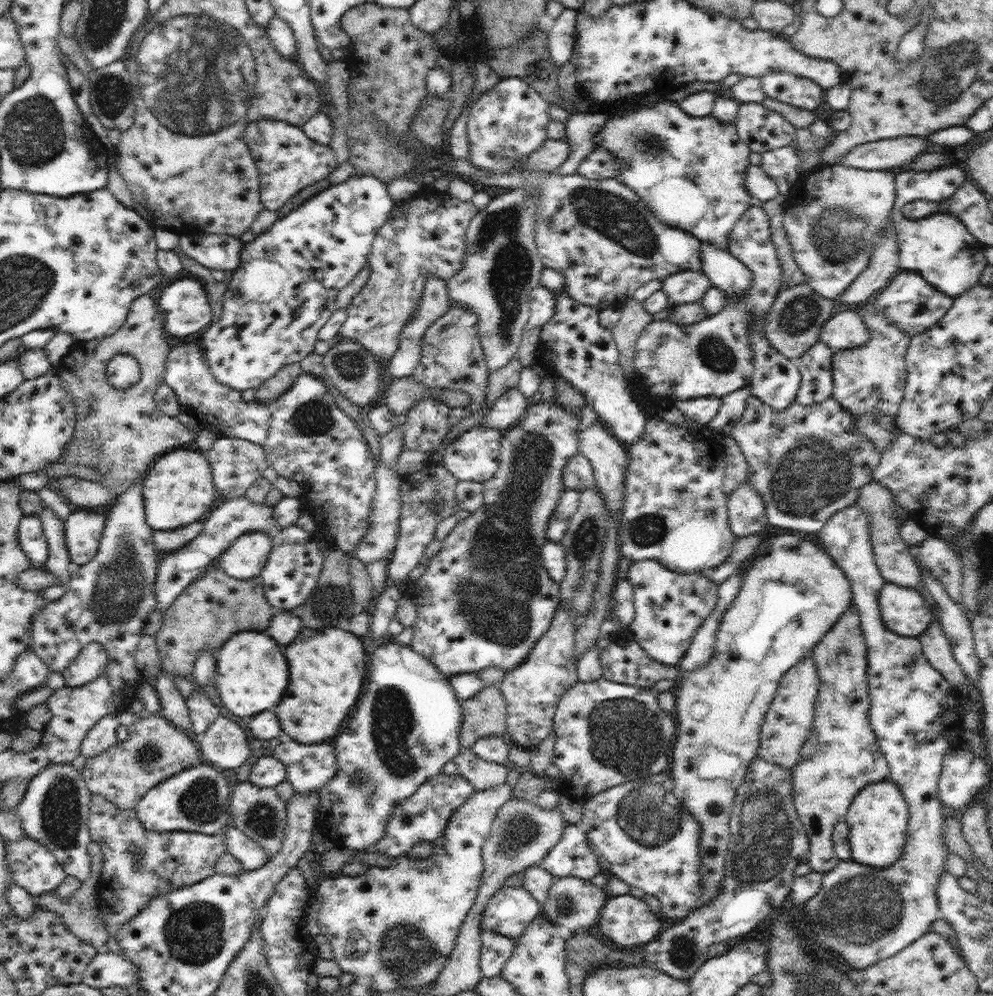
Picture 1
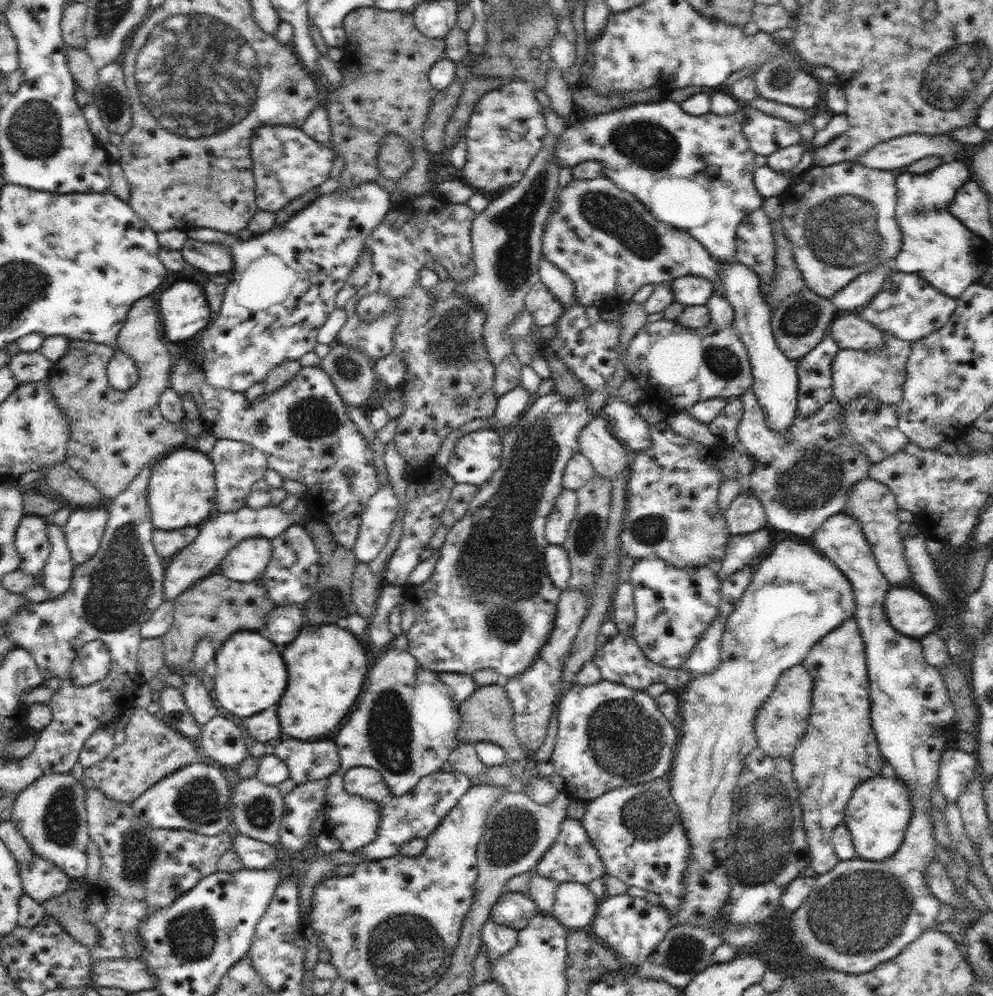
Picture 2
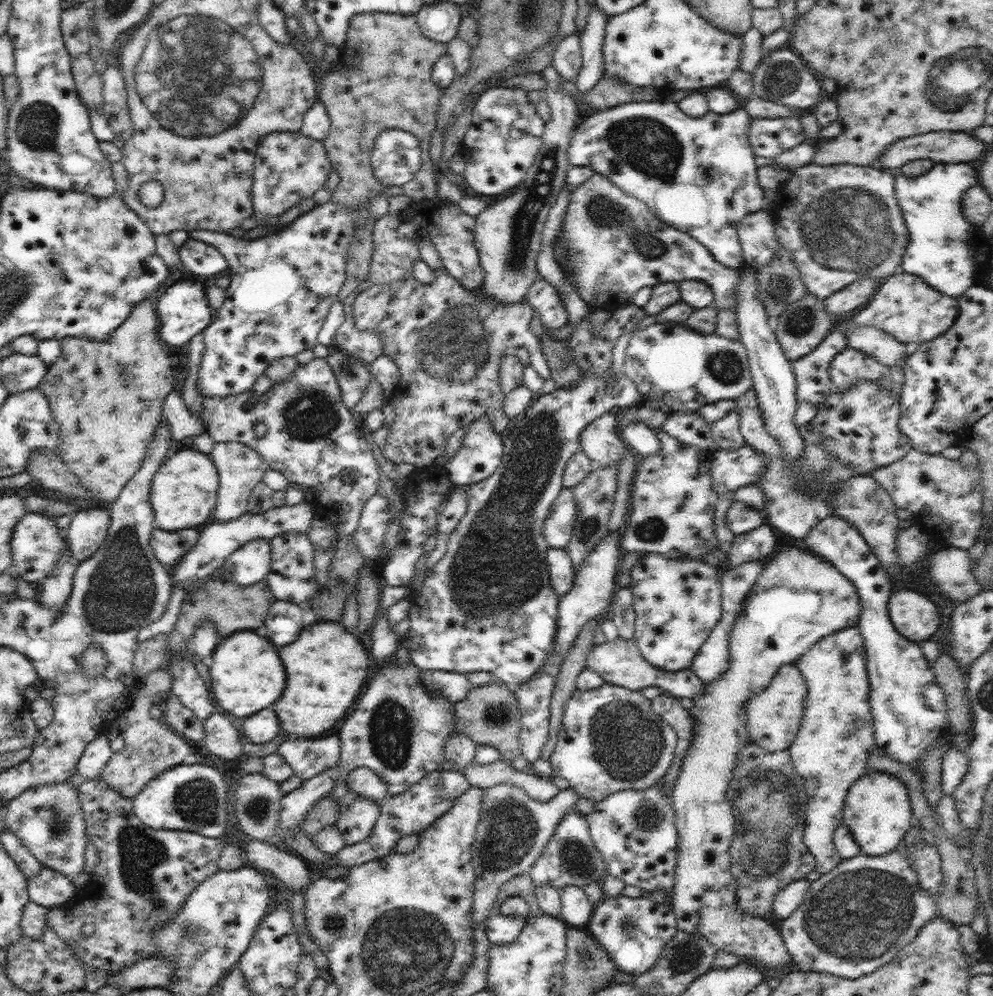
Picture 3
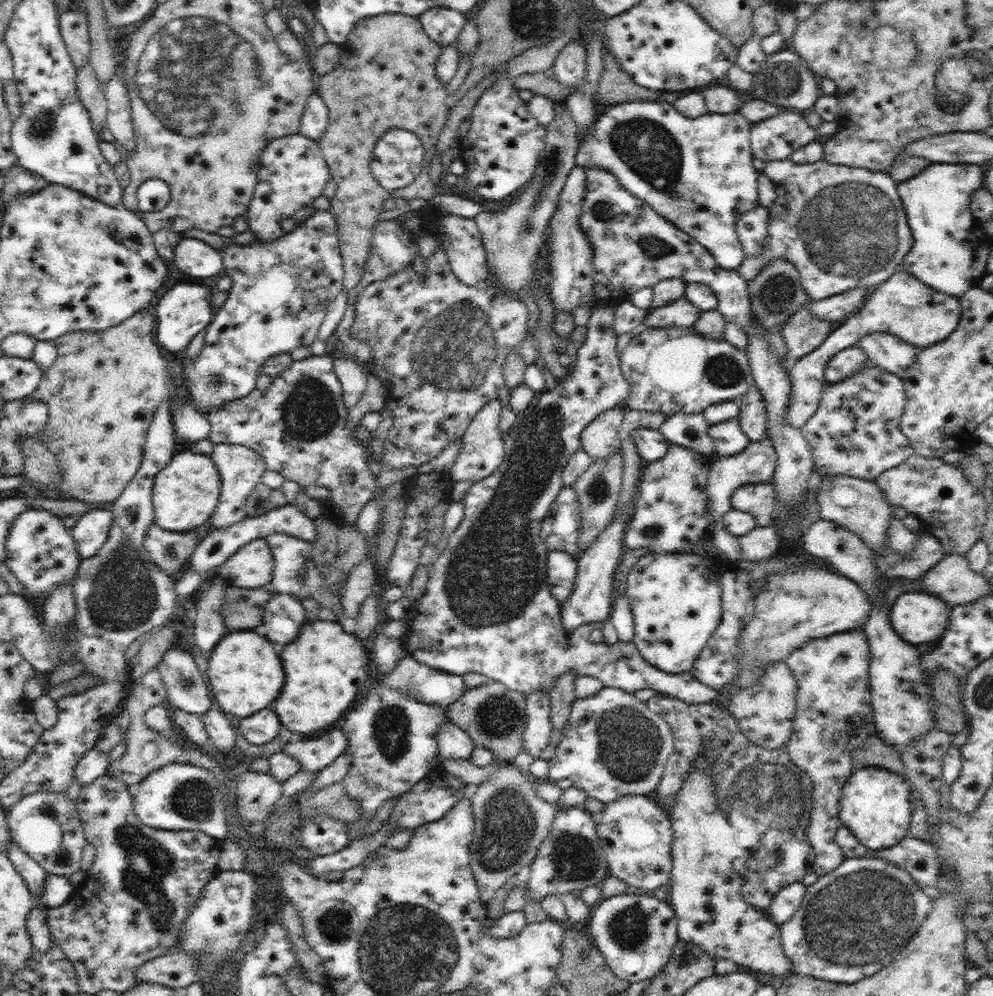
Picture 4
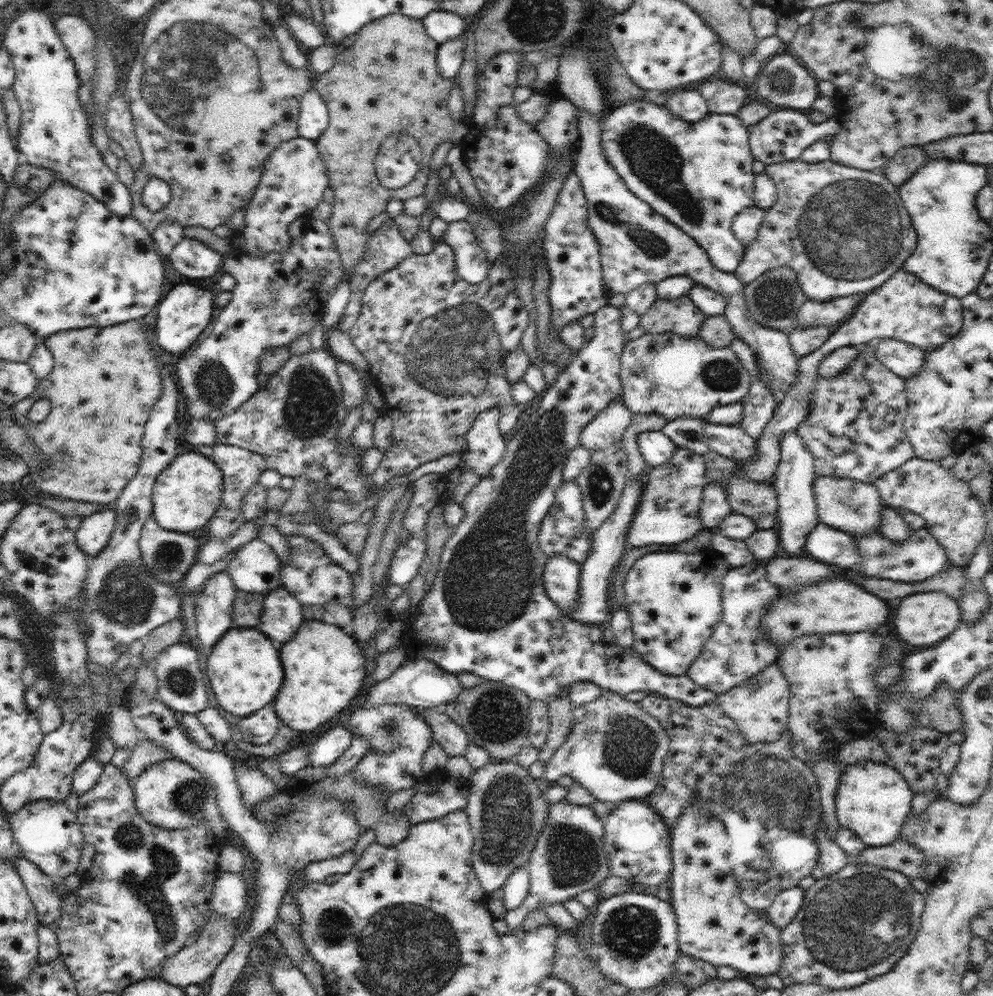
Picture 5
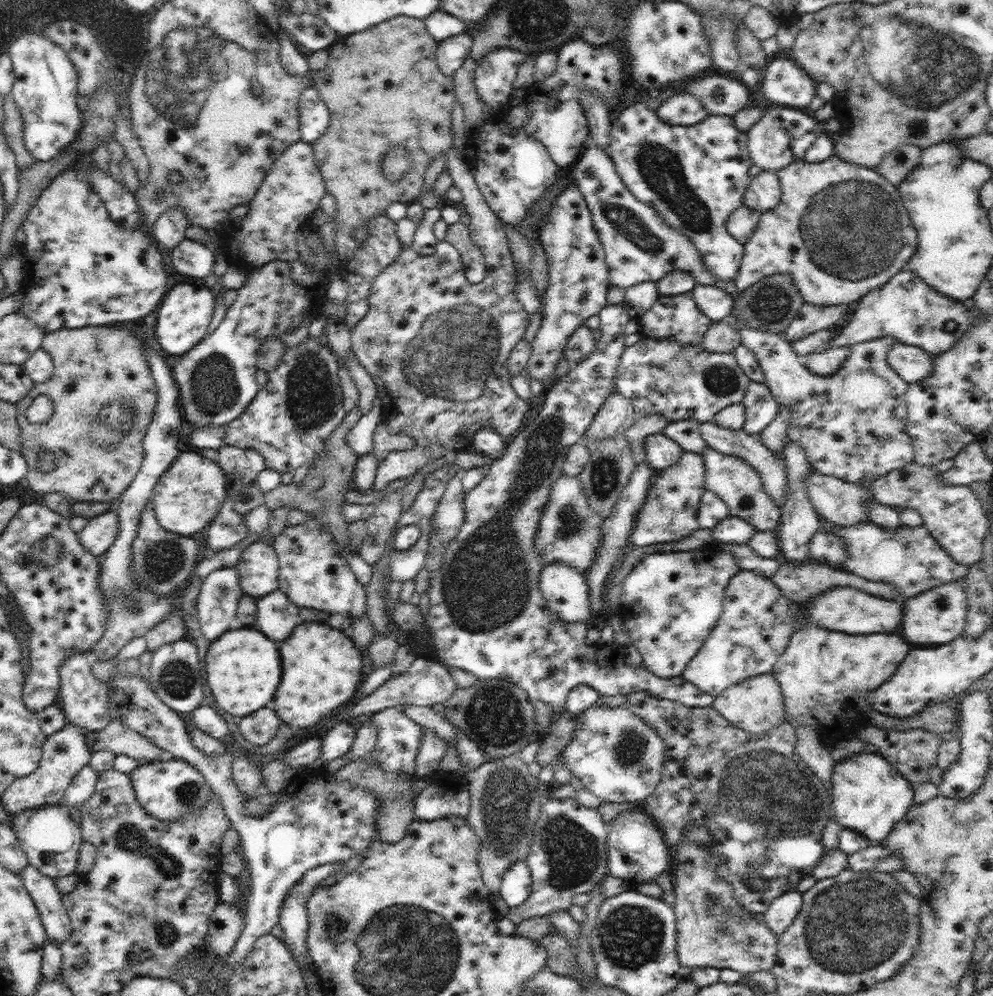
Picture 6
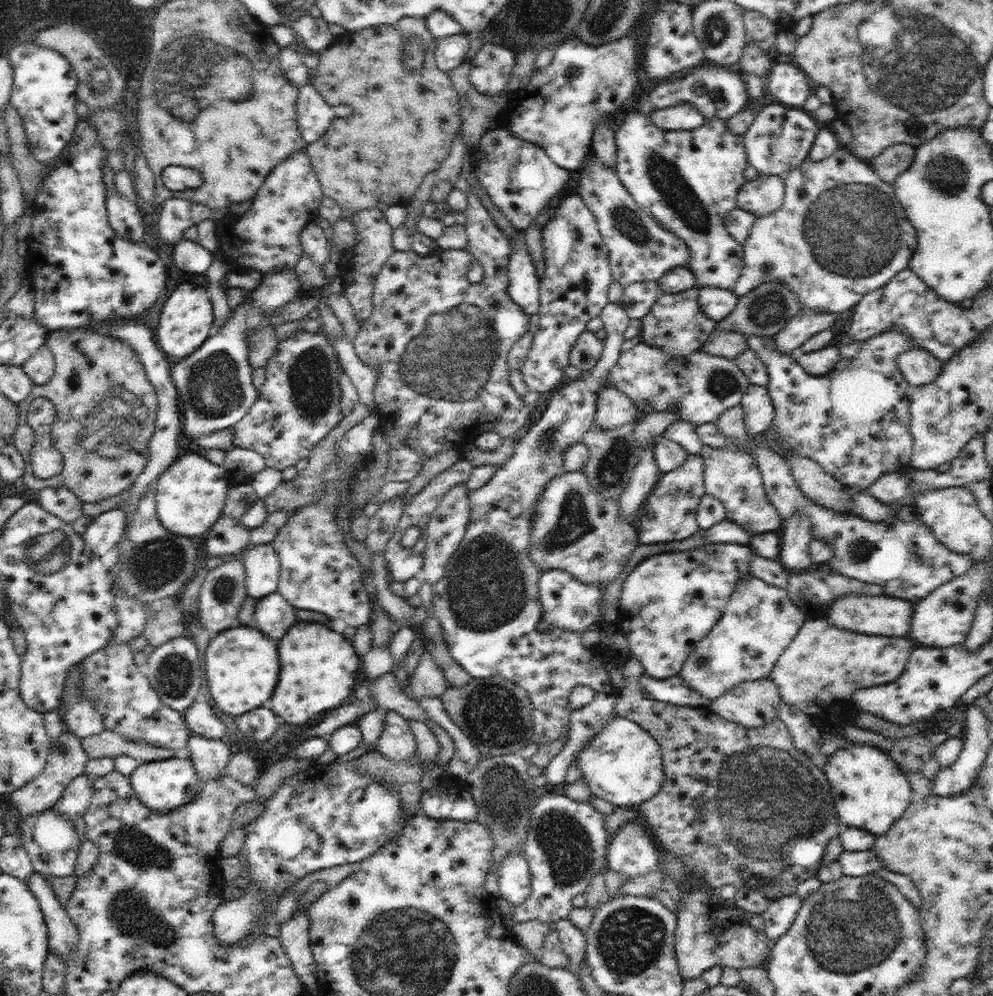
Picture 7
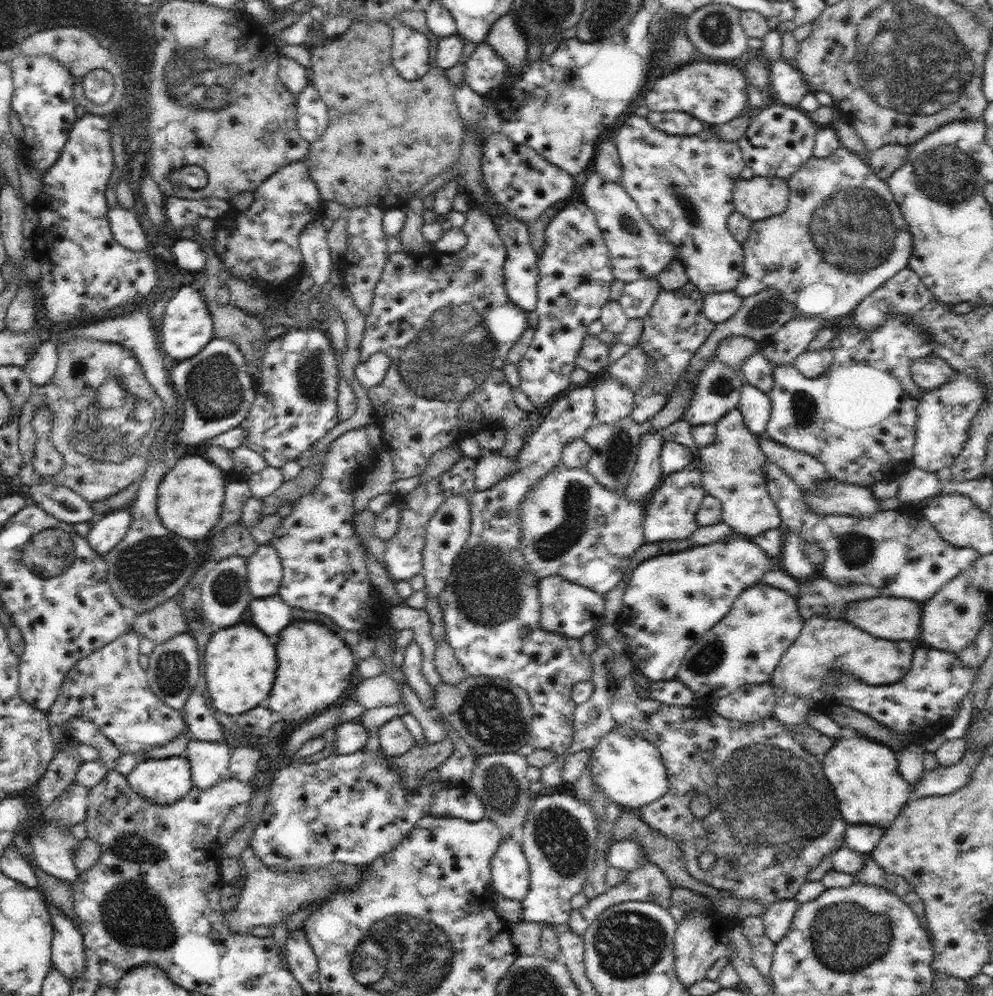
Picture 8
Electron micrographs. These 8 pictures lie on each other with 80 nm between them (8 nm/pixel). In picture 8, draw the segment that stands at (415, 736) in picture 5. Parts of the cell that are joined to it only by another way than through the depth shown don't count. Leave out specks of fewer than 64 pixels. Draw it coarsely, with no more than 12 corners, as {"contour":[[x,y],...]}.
{"contour":[[401,716],[379,726],[380,750],[389,757],[416,742]]}

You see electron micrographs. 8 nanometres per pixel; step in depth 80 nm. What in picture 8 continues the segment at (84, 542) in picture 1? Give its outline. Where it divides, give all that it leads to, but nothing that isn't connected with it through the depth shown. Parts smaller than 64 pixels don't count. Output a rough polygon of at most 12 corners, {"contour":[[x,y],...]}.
{"contour":[[128,508],[91,522],[87,541],[107,555],[126,536]]}

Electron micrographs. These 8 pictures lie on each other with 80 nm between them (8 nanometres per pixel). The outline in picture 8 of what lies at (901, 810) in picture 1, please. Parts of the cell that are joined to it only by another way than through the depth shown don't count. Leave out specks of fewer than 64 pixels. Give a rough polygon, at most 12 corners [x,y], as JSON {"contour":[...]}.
{"contour":[[854,735],[823,771],[848,825],[888,828],[912,786],[899,753]]}

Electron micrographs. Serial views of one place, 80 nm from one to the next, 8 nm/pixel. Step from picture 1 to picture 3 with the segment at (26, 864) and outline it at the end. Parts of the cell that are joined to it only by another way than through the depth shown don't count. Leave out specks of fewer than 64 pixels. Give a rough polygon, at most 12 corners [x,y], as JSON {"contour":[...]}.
{"contour":[[43,867],[26,879],[31,902],[50,910],[68,903],[70,878]]}

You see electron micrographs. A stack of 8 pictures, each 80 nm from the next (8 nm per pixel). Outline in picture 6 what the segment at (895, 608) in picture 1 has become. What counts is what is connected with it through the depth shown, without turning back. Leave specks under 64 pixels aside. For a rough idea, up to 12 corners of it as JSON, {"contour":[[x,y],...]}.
{"contour":[[964,579],[905,599],[908,643],[953,642],[964,633]]}

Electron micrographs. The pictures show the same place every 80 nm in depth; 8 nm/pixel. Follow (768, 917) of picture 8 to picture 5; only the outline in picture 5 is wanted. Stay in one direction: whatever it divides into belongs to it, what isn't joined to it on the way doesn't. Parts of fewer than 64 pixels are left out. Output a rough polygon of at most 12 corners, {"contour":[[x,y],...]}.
{"contour":[[804,889],[777,894],[764,913],[780,931],[802,908]]}

